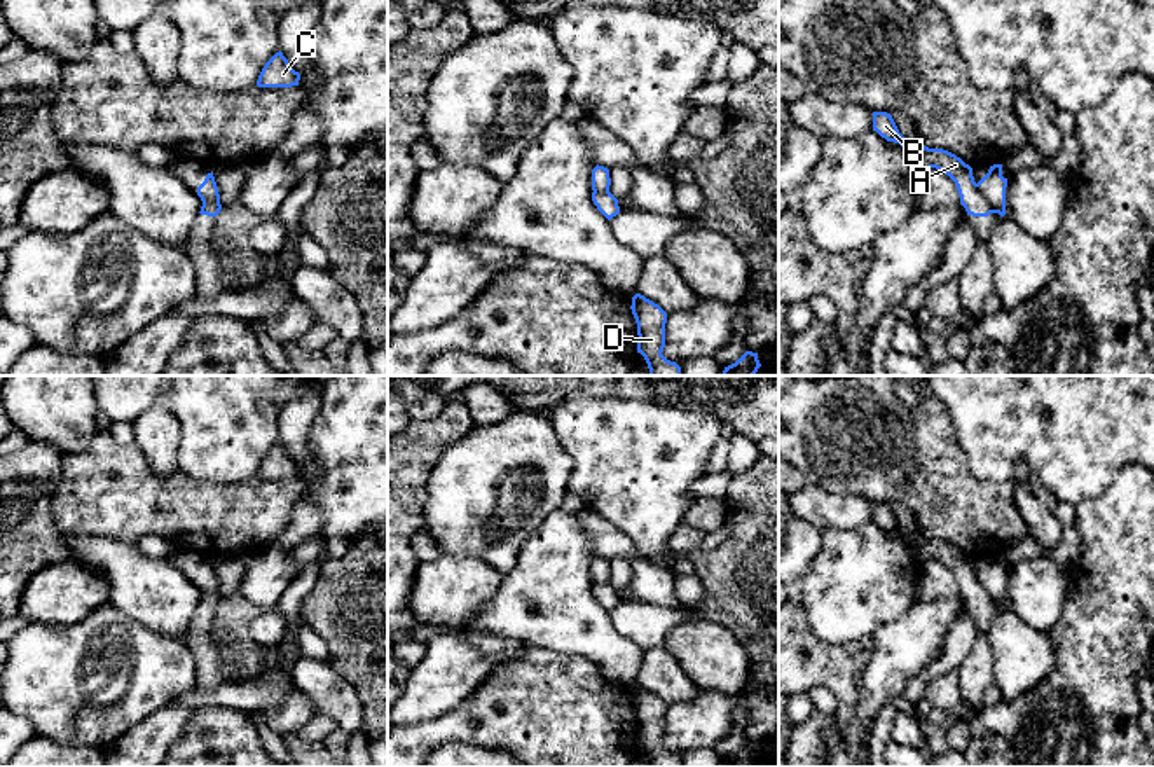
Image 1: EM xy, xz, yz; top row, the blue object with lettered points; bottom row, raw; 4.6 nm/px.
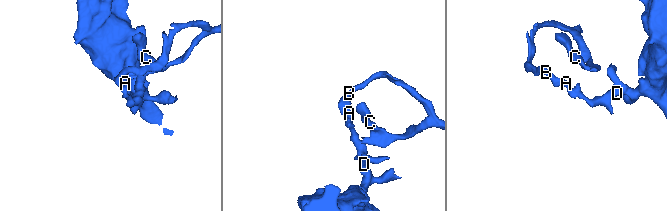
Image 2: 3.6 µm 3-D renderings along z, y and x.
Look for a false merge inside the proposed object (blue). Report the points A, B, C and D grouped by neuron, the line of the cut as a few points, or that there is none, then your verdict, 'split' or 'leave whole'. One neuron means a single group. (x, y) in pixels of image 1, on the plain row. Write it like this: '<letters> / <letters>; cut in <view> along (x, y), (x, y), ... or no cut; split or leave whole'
A B C / D; cut in yz along (975, 575), (996, 603); split

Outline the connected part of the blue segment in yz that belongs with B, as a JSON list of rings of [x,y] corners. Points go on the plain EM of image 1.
[[[873,503],[873,522],[887,533],[899,535],[920,566],[931,559],[948,566],[957,577],[960,596],[965,599],[967,606],[988,608],[990,605],[995,605],[985,587],[978,582],[972,559],[960,549],[943,540],[929,540],[920,533],[906,531],[899,524],[892,507],[887,503]]]

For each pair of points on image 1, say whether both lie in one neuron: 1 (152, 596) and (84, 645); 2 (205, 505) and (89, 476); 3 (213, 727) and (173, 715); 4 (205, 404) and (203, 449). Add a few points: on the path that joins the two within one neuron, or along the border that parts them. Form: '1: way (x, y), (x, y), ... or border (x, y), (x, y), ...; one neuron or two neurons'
1: border (107, 600), (131, 619), (161, 635); two neurons
2: way (177, 505), (151, 505), (117, 497); one neuron
3: border (198, 708), (184, 732), (168, 748); two neurons
4: way (205, 414), (205, 439); one neuron

